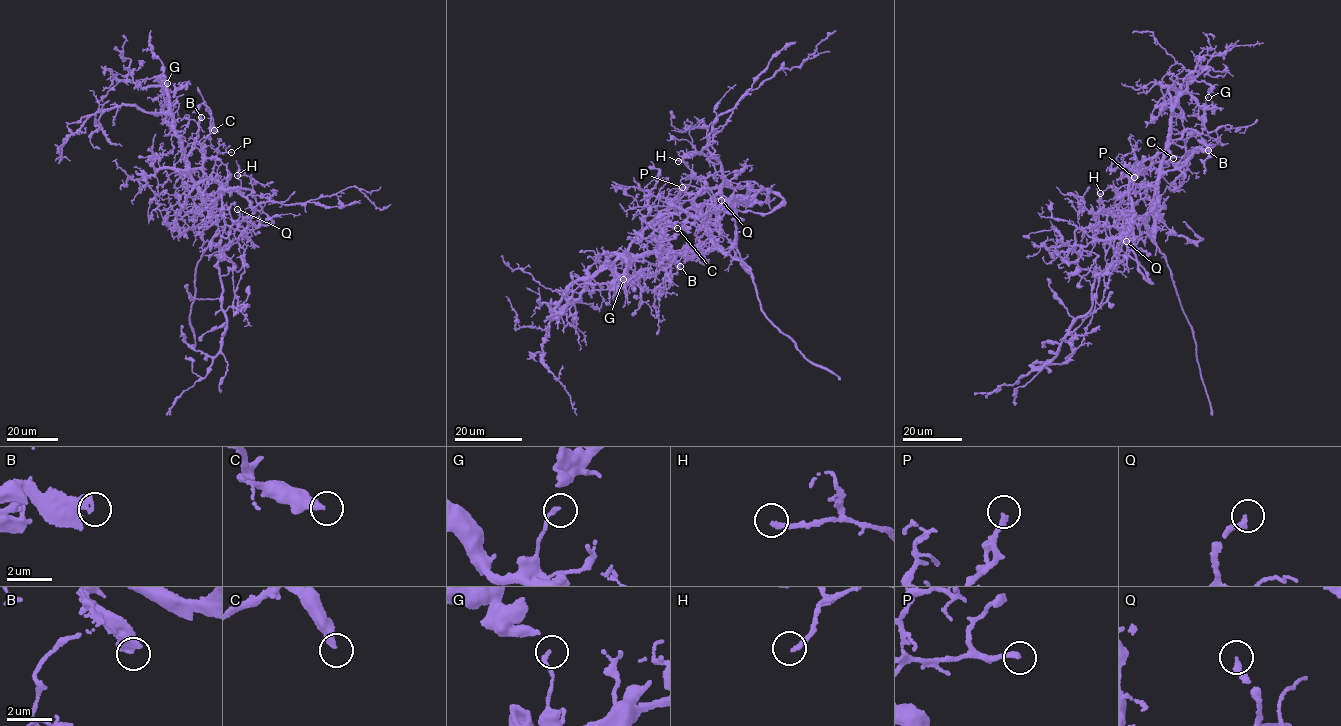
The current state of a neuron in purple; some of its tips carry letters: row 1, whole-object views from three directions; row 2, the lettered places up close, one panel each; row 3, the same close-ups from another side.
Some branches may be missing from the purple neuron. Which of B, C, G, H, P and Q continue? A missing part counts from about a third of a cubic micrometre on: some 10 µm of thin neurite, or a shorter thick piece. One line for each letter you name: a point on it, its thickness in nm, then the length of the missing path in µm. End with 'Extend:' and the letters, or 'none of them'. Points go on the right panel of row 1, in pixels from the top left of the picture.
P: at (1134, 177); 240 nm thick; about 20 µm are missing
Q: at (1126, 241); 280 nm thick; about 20 µm are missing
Extend: P, Q

